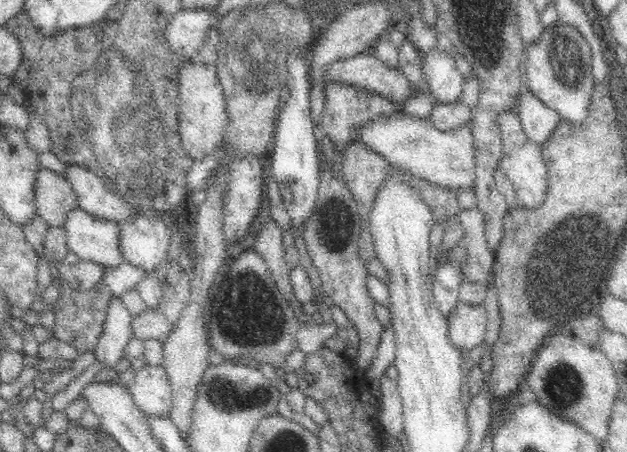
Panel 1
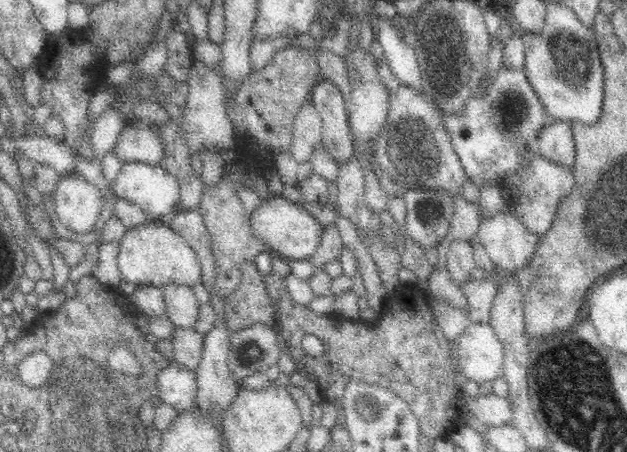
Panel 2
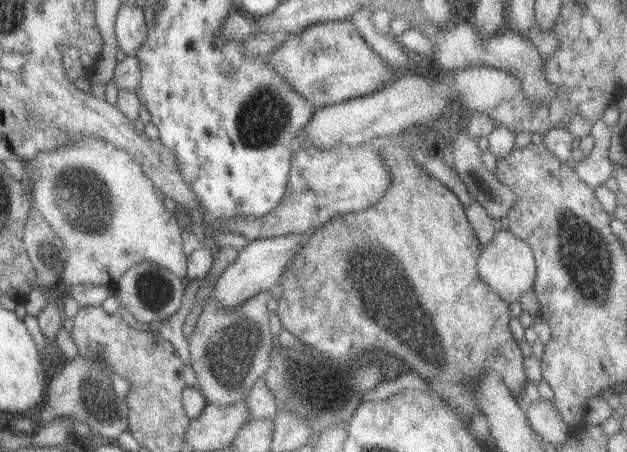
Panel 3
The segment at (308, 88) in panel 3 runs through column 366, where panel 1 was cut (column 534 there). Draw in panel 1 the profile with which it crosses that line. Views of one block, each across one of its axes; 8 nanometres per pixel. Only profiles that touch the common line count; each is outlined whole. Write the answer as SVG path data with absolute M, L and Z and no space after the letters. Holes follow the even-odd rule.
M560 22L554 26L544 27L542 36L527 48L526 55L523 66L527 79L525 90L537 96L546 106L554 109L559 114L560 120L582 125L589 113L594 80L592 79L591 50L580 31L573 26L562 25Z

